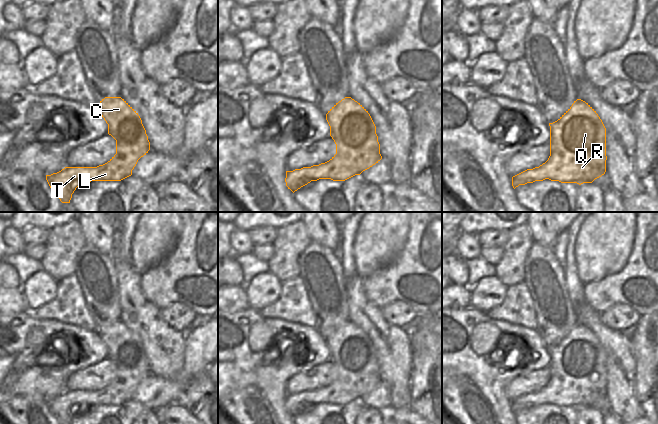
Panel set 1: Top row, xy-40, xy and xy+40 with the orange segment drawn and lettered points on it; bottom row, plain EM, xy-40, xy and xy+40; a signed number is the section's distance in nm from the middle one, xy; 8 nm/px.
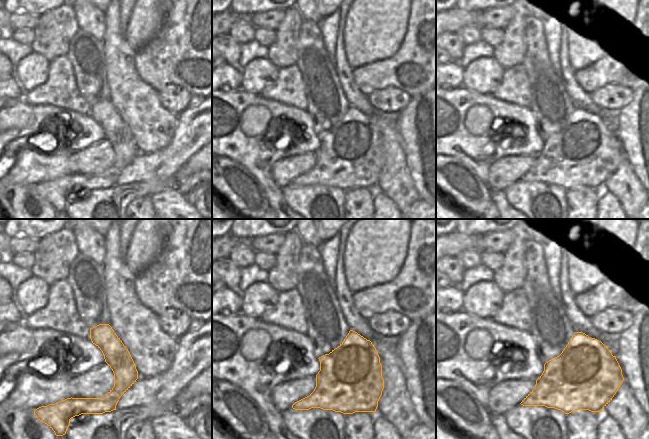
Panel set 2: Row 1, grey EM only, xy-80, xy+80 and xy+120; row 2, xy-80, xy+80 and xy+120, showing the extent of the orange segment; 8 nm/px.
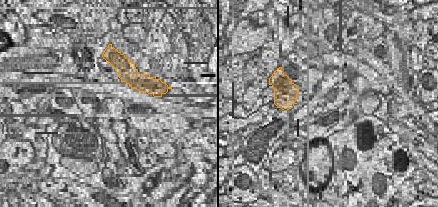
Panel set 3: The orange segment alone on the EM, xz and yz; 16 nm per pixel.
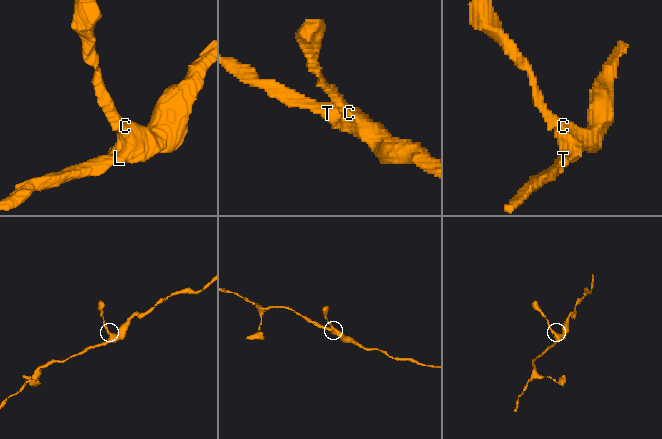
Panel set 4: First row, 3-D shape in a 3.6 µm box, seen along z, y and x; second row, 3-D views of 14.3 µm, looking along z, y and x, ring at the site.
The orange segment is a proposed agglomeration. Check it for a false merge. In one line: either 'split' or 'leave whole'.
leave whole

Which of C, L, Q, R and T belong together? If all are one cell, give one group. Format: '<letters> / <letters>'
C L Q R T

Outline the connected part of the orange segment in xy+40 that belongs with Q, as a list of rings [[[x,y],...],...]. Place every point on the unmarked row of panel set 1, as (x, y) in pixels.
[[[577,323],[572,330],[555,346],[549,347],[550,350],[550,380],[548,384],[533,393],[527,393],[512,401],[512,410],[515,413],[519,409],[543,405],[559,405],[561,407],[592,407],[606,396],[606,352],[596,337],[596,335],[585,325]]]

